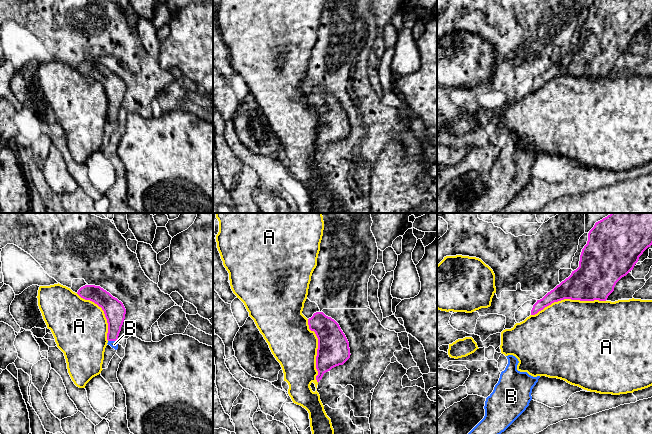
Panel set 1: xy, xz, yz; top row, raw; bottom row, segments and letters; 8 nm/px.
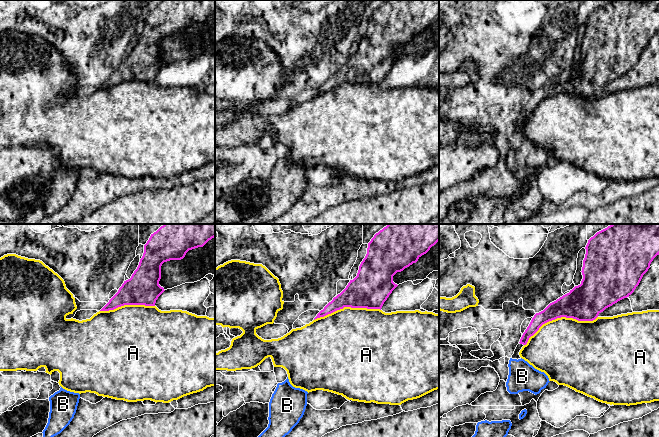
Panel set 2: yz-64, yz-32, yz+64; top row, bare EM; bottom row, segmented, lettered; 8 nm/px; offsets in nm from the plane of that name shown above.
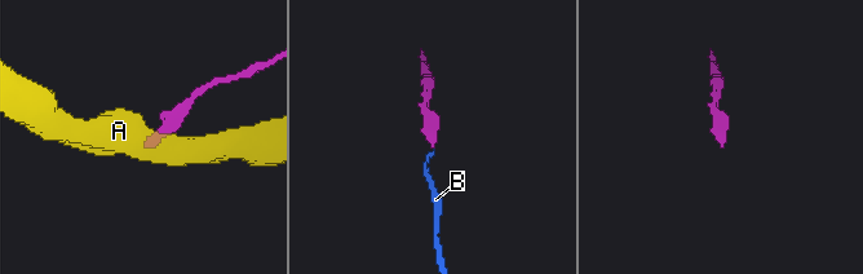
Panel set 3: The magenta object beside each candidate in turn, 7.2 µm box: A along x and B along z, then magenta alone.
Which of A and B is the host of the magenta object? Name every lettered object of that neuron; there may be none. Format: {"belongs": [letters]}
{"belongs": ["B"]}

